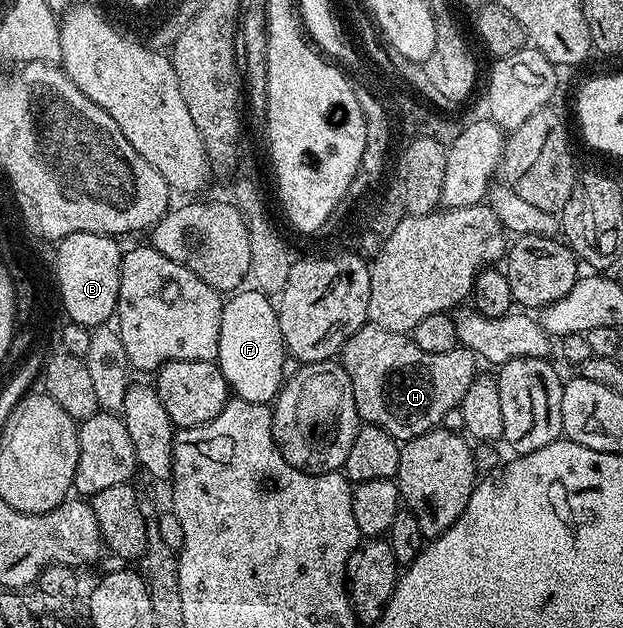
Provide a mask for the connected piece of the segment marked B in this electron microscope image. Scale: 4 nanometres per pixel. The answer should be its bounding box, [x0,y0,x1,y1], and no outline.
[59,234,124,329]

